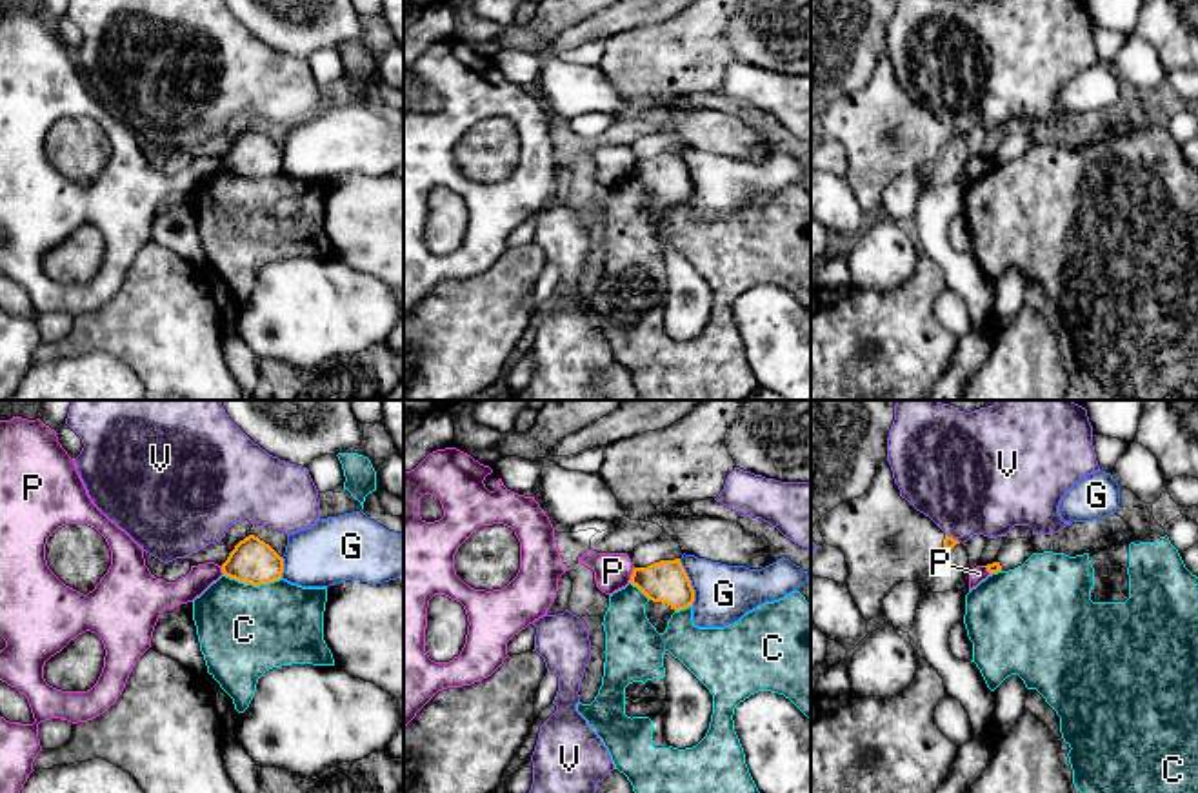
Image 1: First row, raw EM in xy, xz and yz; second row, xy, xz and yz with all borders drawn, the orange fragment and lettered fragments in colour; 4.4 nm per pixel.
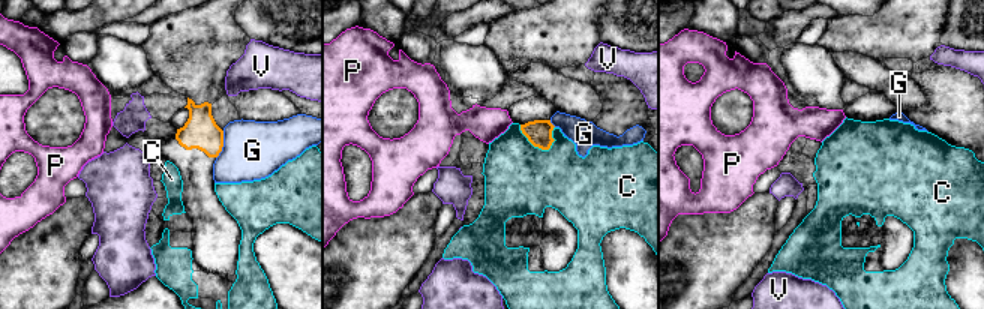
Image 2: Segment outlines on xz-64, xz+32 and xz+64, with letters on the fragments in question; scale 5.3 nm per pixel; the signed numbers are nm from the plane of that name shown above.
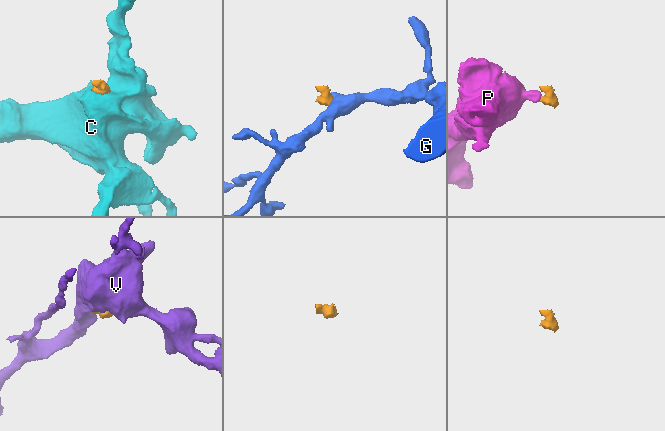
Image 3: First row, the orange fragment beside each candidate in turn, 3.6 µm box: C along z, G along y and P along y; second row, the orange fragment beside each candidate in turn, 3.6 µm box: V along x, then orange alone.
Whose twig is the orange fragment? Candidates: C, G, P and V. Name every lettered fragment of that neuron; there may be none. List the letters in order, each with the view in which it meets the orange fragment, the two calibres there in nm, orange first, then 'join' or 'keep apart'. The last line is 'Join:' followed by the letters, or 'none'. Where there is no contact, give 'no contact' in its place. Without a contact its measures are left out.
C: meets orange in xy; 200 nm thick on the orange side, 400 nm on the other; keep apart
G: meets orange in xz; 190 nm thick on the orange side, 260 nm on the other; keep apart
P: meets orange in xz; 190 nm thick on the orange side, 160 nm on the other; keep apart
V: meets orange in yz; 60 nm thick on the orange side, 460 nm on the other; keep apart
Join: none

